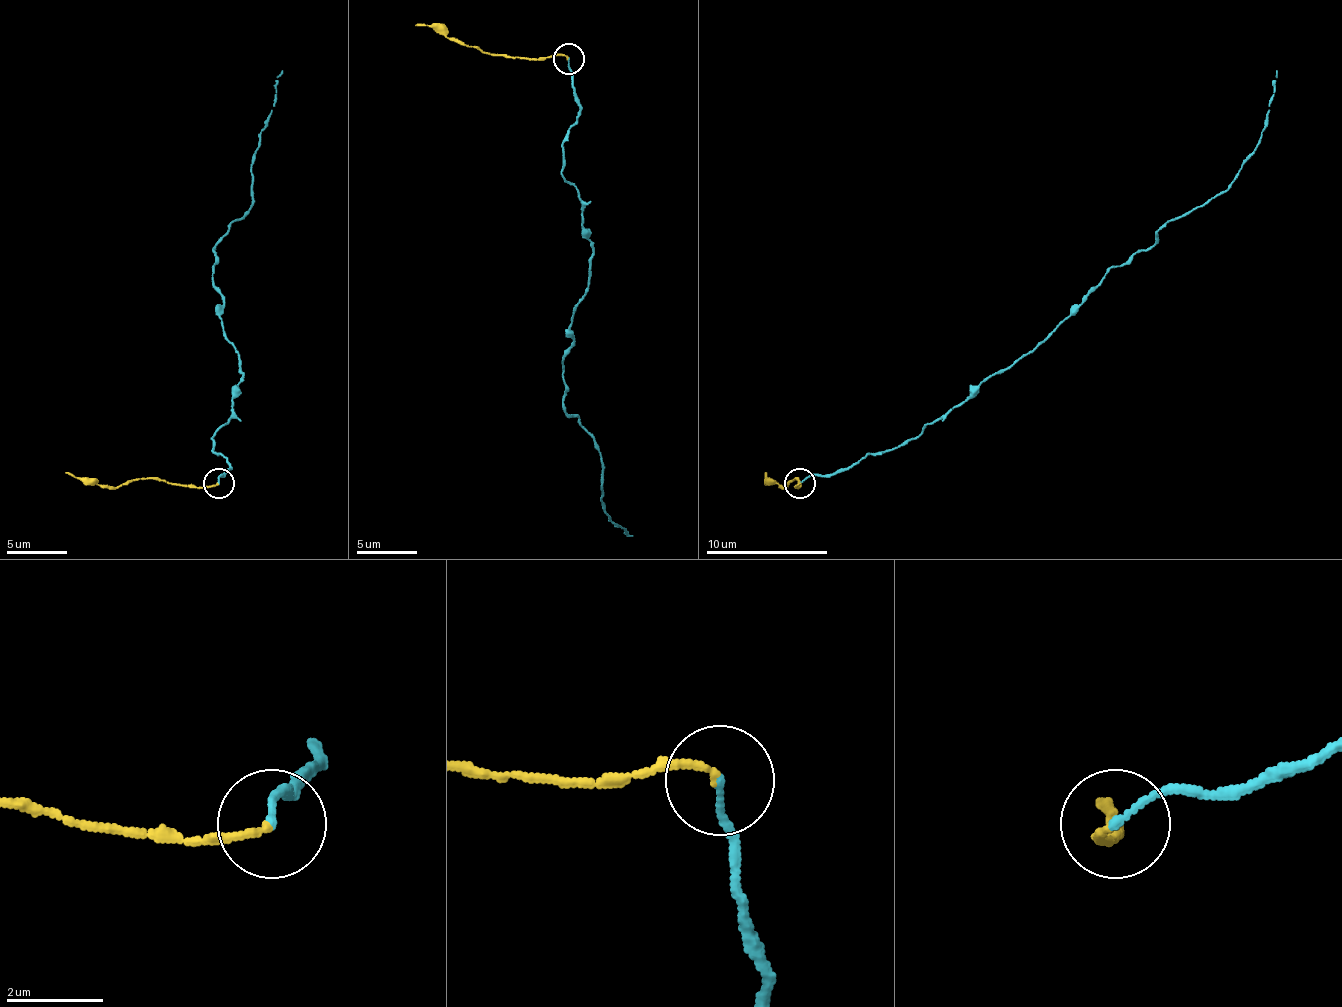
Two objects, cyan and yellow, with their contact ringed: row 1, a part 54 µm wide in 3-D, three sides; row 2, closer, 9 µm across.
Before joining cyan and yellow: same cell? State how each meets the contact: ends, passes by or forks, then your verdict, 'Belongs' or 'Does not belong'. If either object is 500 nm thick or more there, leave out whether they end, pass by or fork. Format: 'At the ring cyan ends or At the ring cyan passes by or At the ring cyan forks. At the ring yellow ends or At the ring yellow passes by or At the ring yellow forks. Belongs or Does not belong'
At the ring cyan ends. At the ring yellow ends. Does not belong

